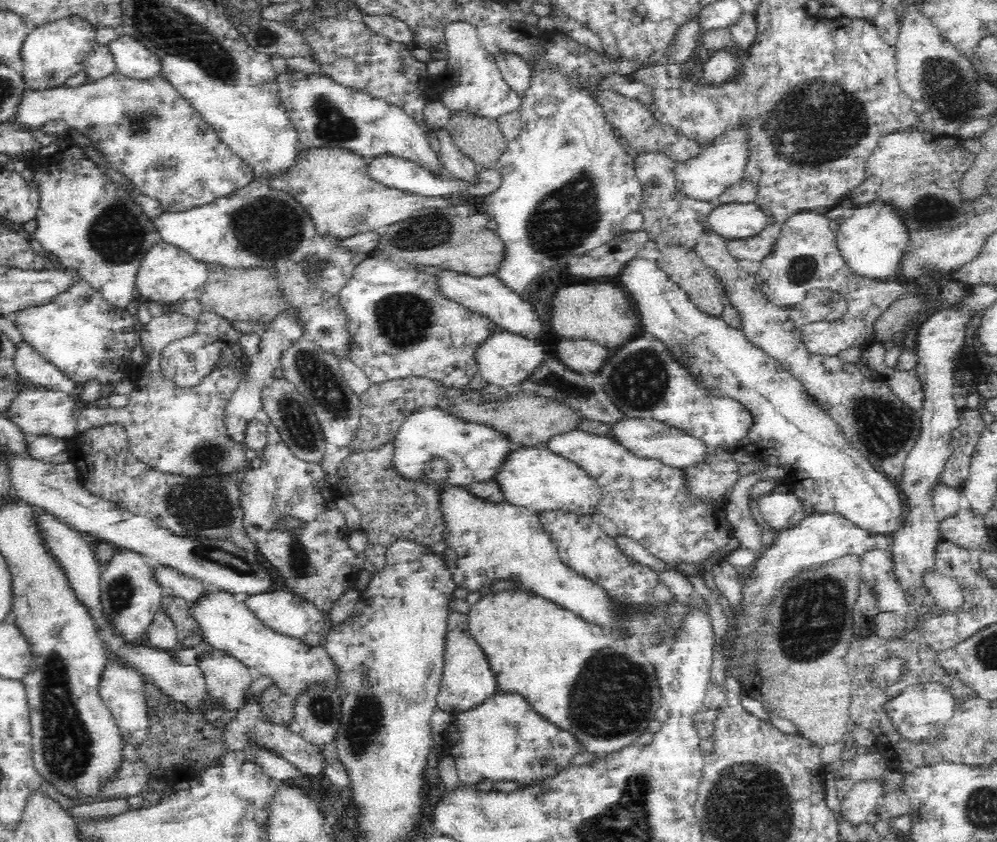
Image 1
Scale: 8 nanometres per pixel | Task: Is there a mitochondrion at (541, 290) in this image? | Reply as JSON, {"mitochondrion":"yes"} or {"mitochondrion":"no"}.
{"mitochondrion":"no"}

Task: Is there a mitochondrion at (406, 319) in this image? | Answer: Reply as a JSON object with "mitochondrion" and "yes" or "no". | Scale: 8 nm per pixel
{"mitochondrion":"yes"}

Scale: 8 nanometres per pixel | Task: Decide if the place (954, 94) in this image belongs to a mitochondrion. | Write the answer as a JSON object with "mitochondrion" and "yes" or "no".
{"mitochondrion":"yes"}

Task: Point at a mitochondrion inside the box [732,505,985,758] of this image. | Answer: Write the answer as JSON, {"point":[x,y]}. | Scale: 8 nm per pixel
{"point":[816,612]}

